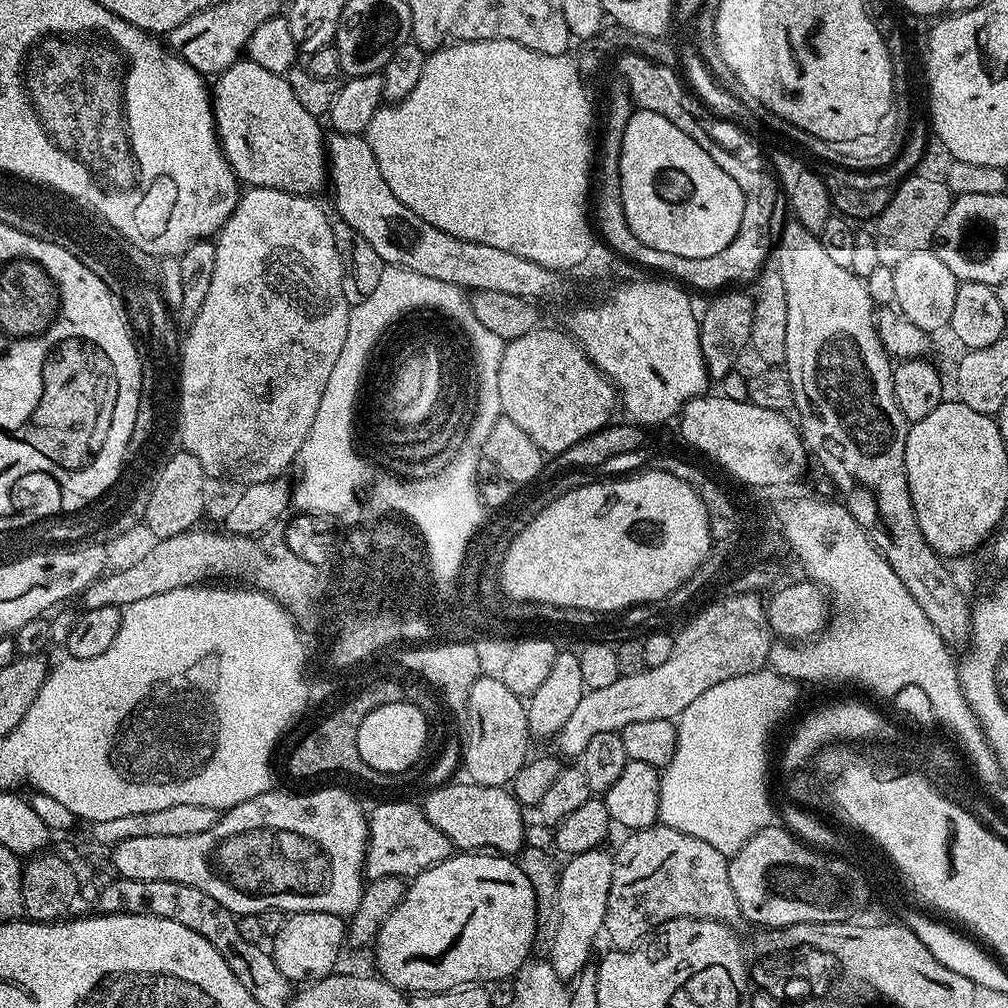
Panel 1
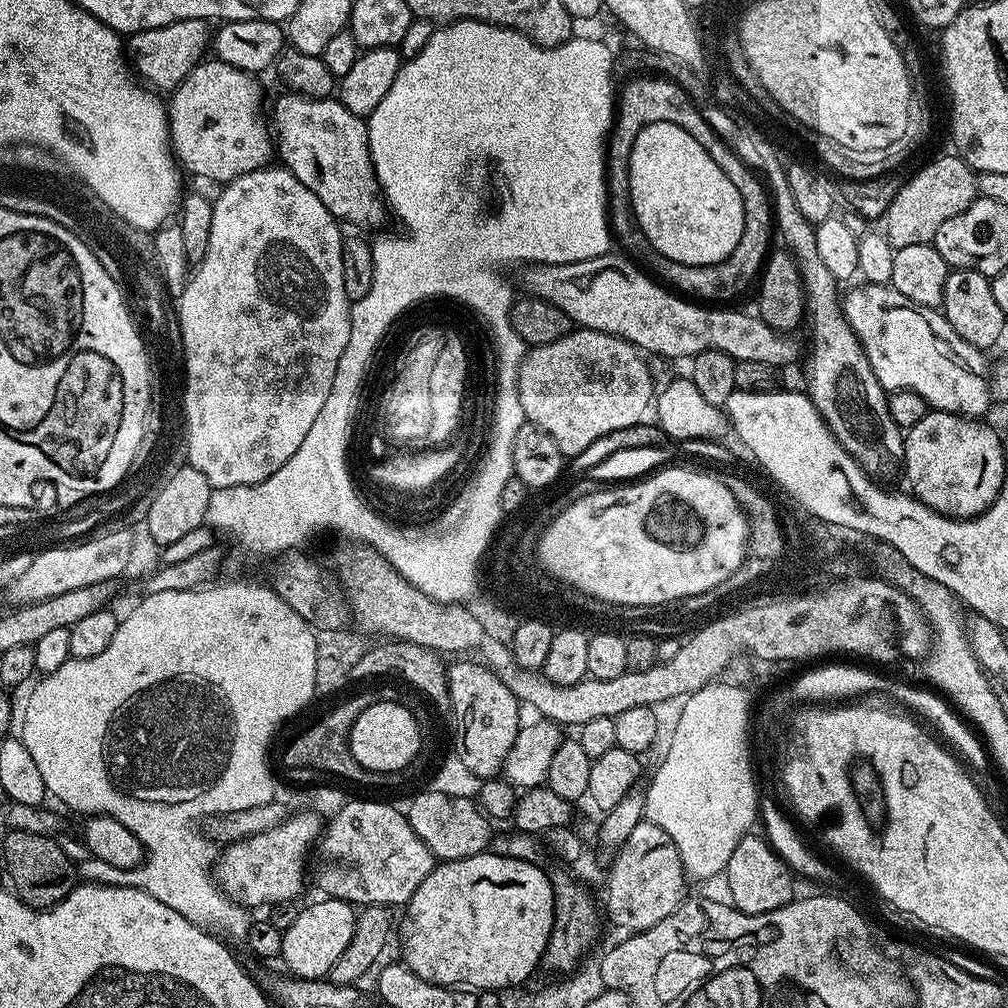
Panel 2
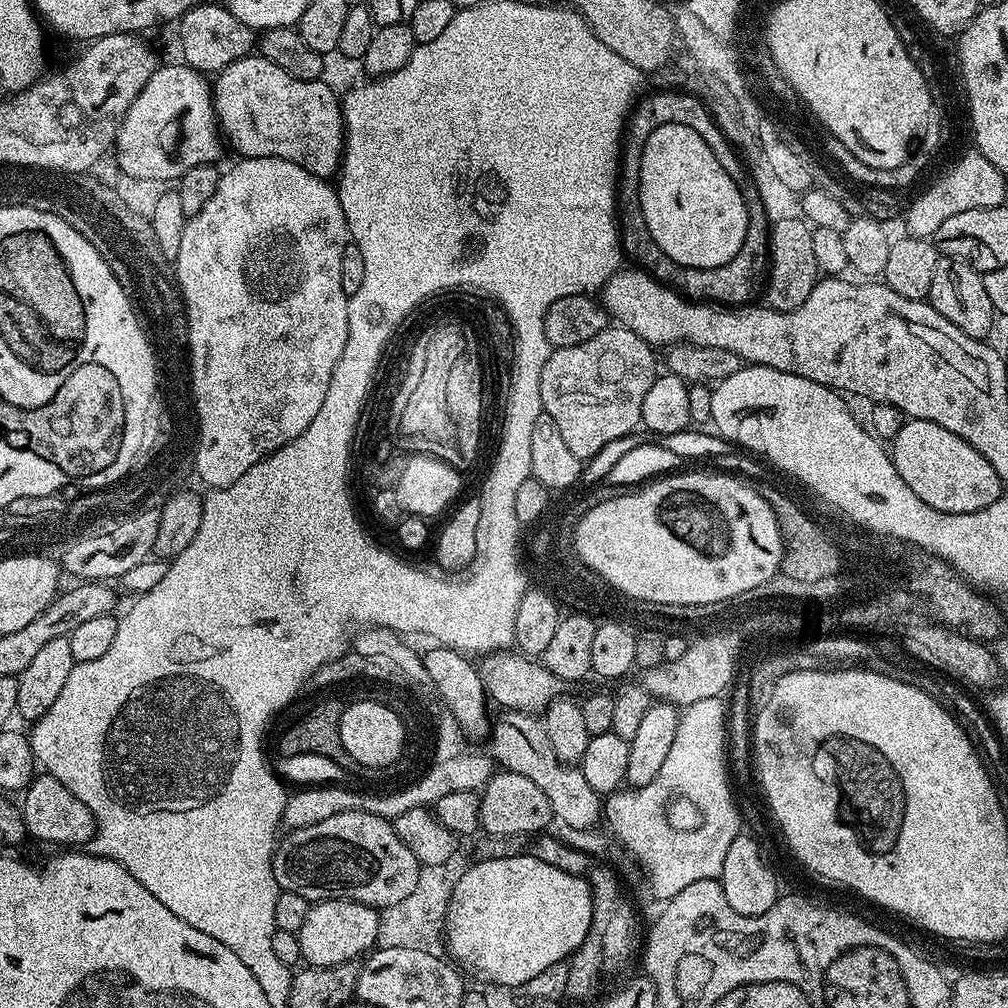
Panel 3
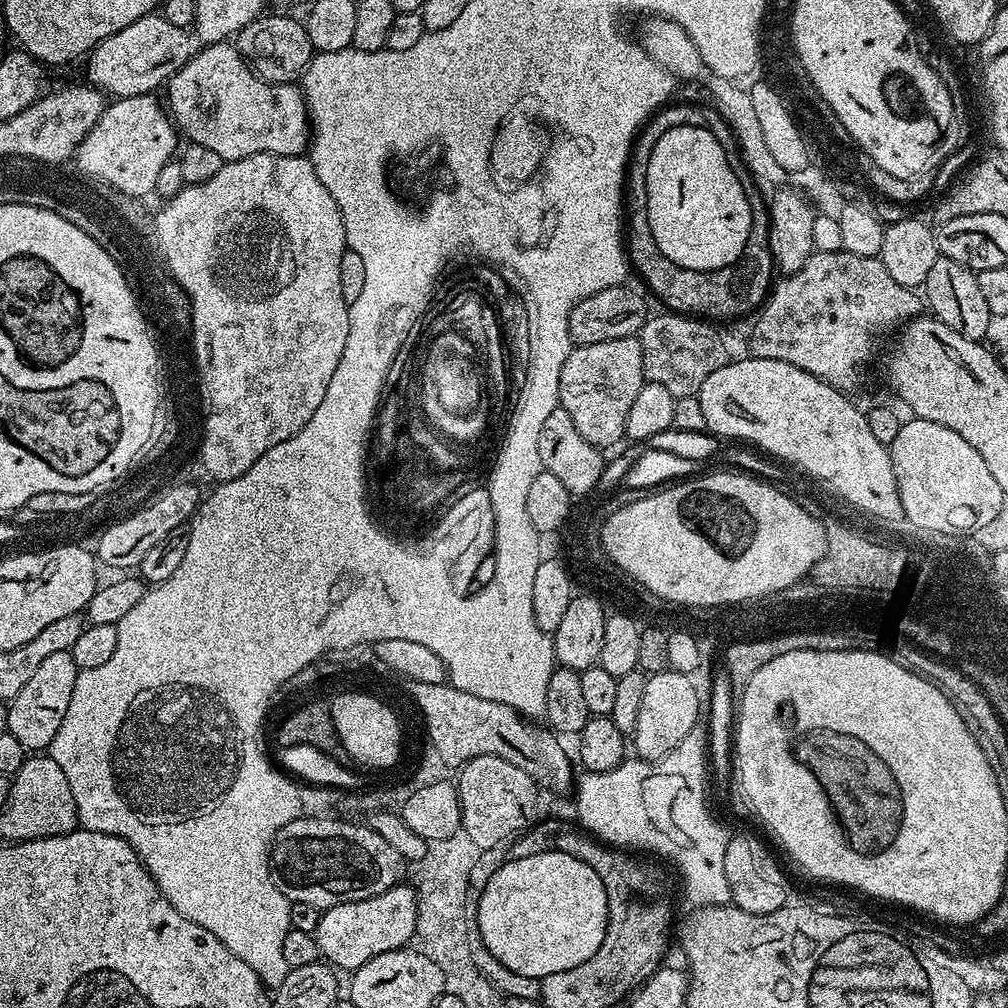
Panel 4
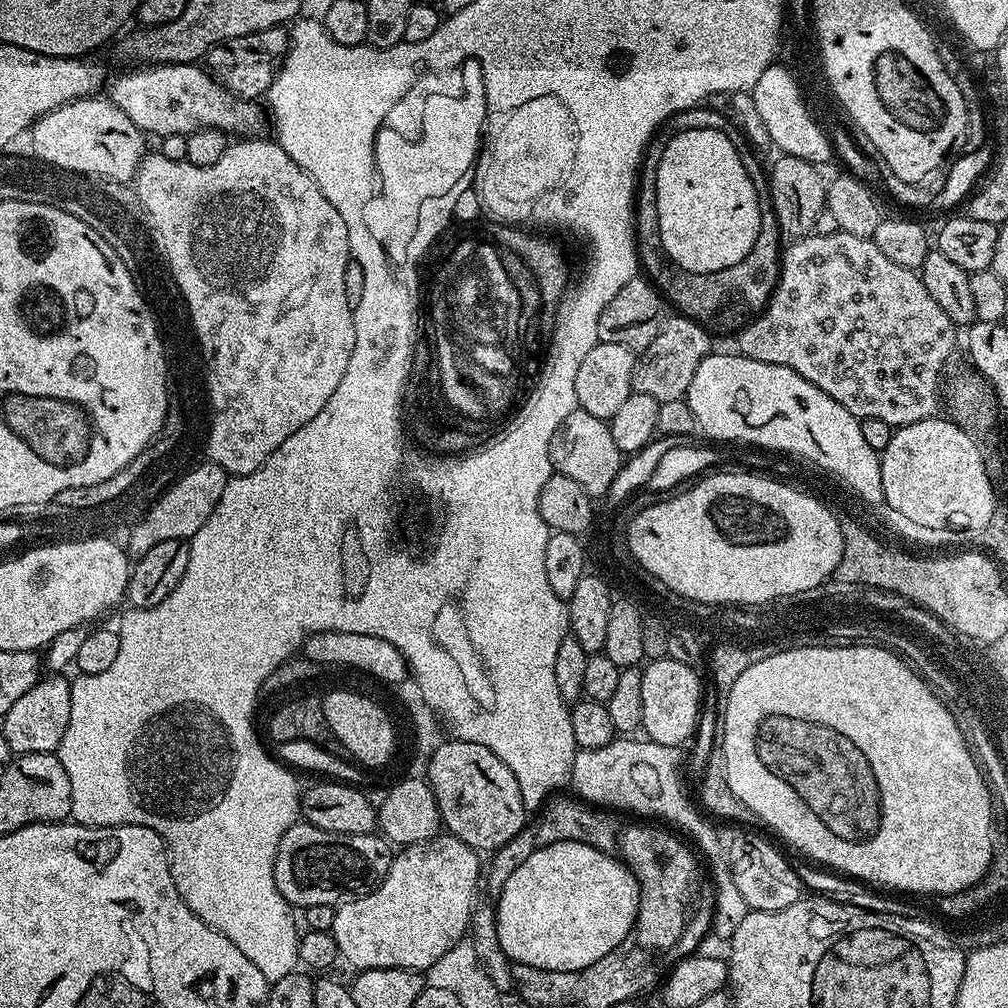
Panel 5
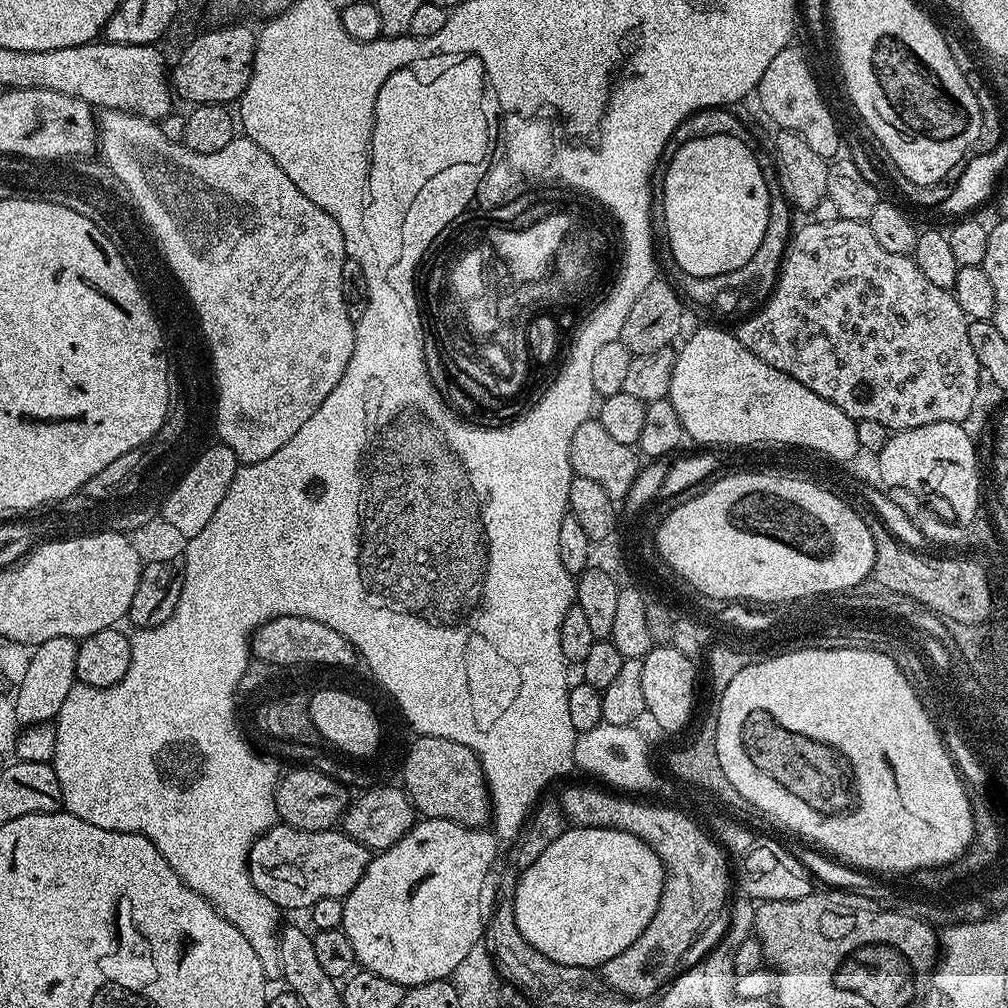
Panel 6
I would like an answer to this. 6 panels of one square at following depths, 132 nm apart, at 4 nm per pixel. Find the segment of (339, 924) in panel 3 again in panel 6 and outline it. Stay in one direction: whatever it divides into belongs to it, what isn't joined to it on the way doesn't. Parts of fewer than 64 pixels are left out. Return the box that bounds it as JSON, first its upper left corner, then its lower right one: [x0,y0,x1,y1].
[342,818,498,990]

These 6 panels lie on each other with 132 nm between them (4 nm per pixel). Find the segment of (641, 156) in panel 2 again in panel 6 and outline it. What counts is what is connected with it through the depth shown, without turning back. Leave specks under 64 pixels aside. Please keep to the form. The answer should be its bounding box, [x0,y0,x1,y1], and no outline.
[662,136,770,276]

